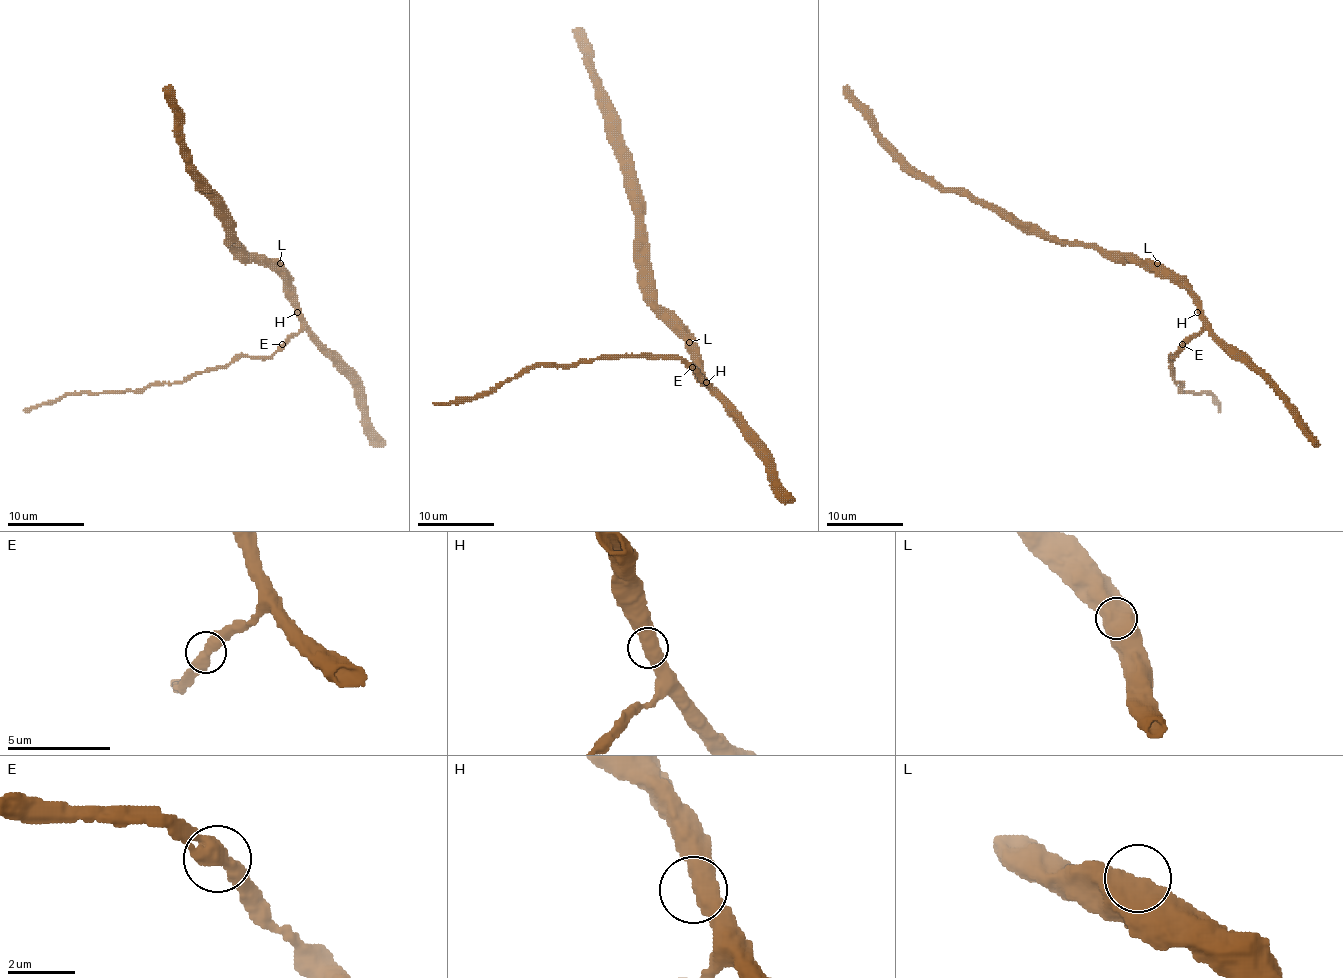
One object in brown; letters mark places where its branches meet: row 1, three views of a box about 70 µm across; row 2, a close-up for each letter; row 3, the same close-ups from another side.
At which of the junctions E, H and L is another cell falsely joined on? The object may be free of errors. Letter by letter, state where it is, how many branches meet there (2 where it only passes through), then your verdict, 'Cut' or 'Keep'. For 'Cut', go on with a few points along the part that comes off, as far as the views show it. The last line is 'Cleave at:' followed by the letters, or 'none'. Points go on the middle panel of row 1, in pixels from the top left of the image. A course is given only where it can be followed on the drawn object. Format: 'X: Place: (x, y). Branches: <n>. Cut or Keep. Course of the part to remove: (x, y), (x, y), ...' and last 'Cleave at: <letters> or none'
E: Place: (692, 367). Branches: 2. Keep
H: Place: (706, 382). Branches: 2. Keep
L: Place: (689, 342). Branches: 1. Keep
Cleave at: none

